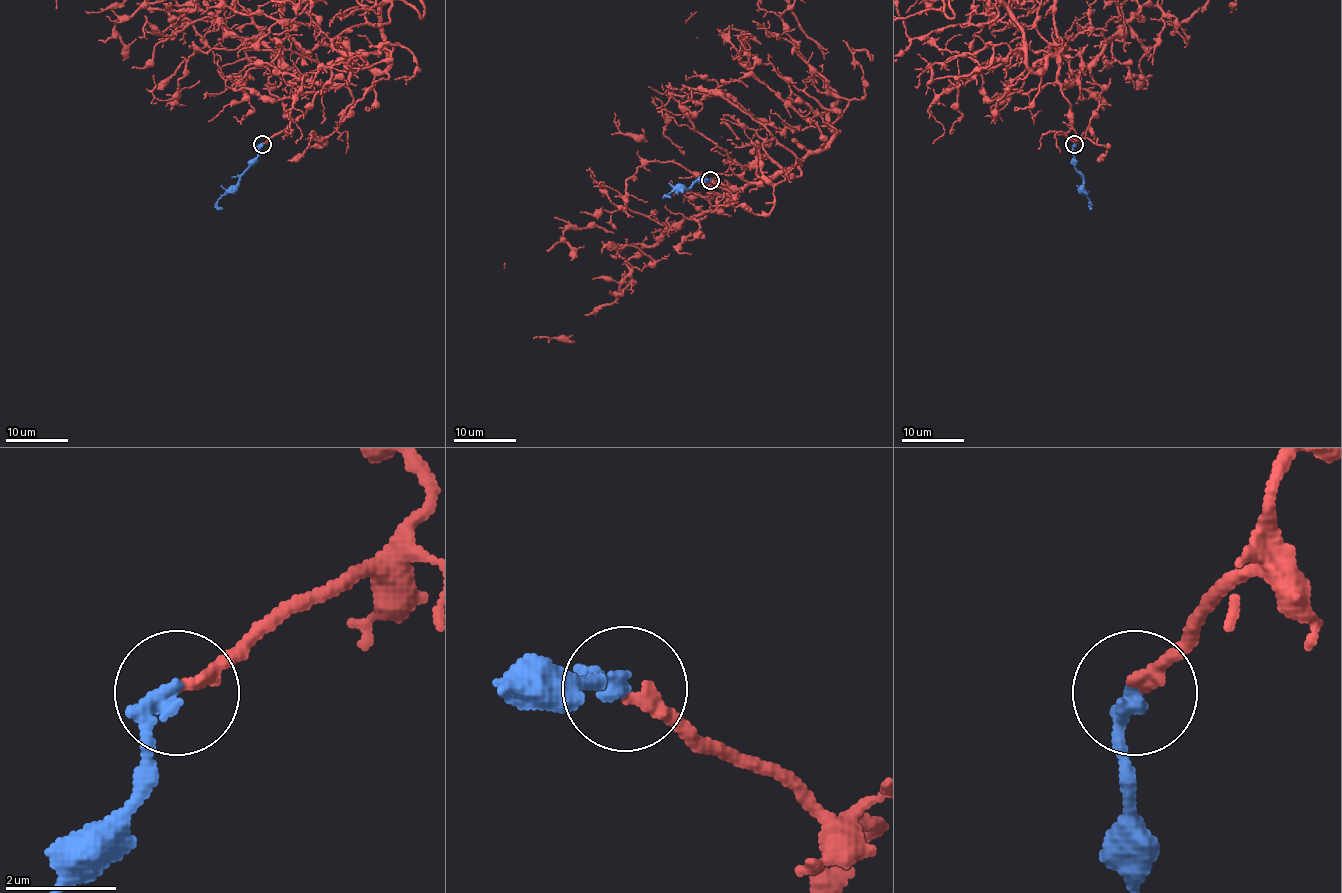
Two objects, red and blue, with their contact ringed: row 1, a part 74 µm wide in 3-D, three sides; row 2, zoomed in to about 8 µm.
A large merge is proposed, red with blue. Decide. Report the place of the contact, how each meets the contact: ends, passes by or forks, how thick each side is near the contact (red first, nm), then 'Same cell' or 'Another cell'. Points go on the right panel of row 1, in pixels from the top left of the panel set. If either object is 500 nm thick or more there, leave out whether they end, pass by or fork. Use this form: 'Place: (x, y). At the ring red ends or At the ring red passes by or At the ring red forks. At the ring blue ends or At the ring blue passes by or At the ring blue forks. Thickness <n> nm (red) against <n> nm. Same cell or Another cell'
Place: (1074, 144). At the ring red ends. At the ring blue ends. Thickness 240 nm (red) against 340 nm. Another cell

